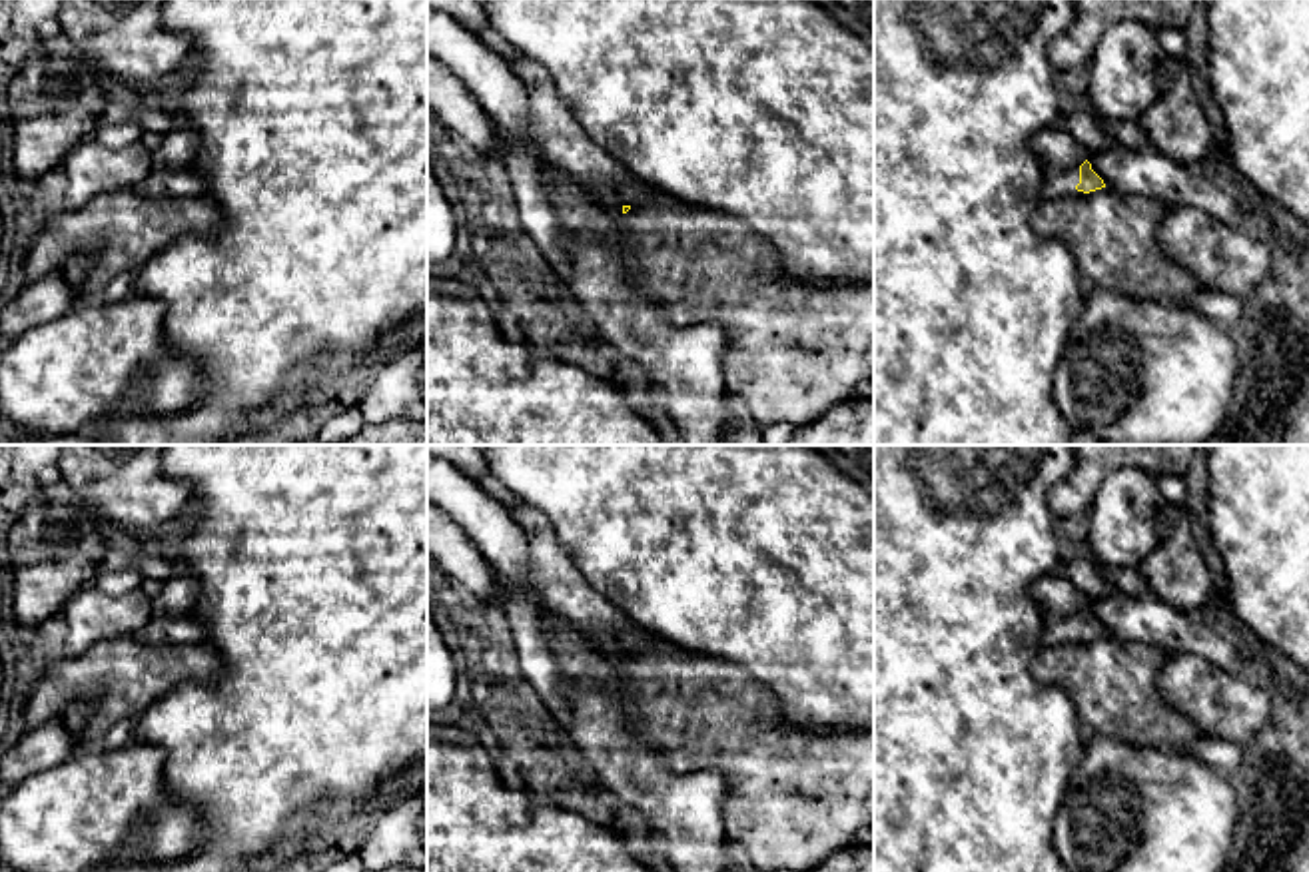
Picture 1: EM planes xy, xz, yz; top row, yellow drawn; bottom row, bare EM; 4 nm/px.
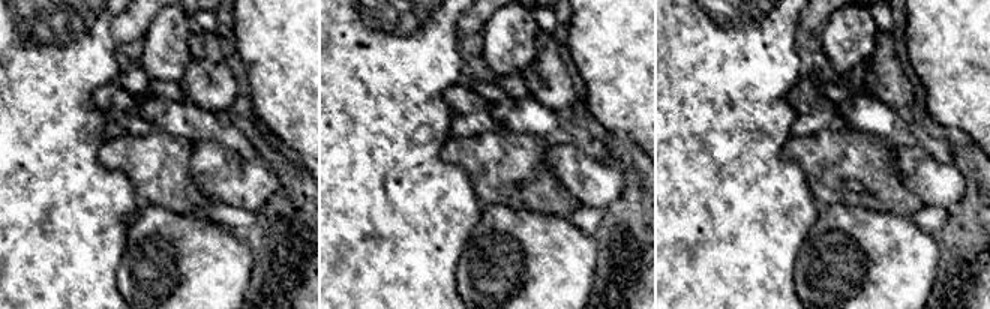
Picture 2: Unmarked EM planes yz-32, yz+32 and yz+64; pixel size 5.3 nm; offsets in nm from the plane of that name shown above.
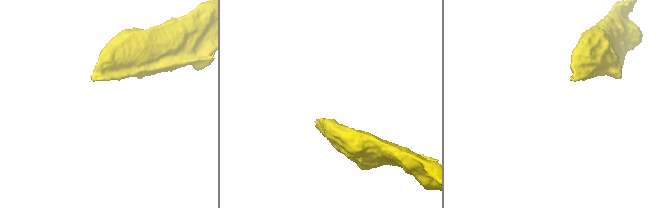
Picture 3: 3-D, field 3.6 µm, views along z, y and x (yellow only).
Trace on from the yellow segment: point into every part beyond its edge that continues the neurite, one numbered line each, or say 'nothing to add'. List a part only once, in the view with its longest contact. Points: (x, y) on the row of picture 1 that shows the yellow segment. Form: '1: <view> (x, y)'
1: yz (1060, 156)

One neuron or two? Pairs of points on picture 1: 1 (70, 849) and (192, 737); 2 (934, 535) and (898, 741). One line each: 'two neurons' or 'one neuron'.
1: two neurons
2: one neuron

